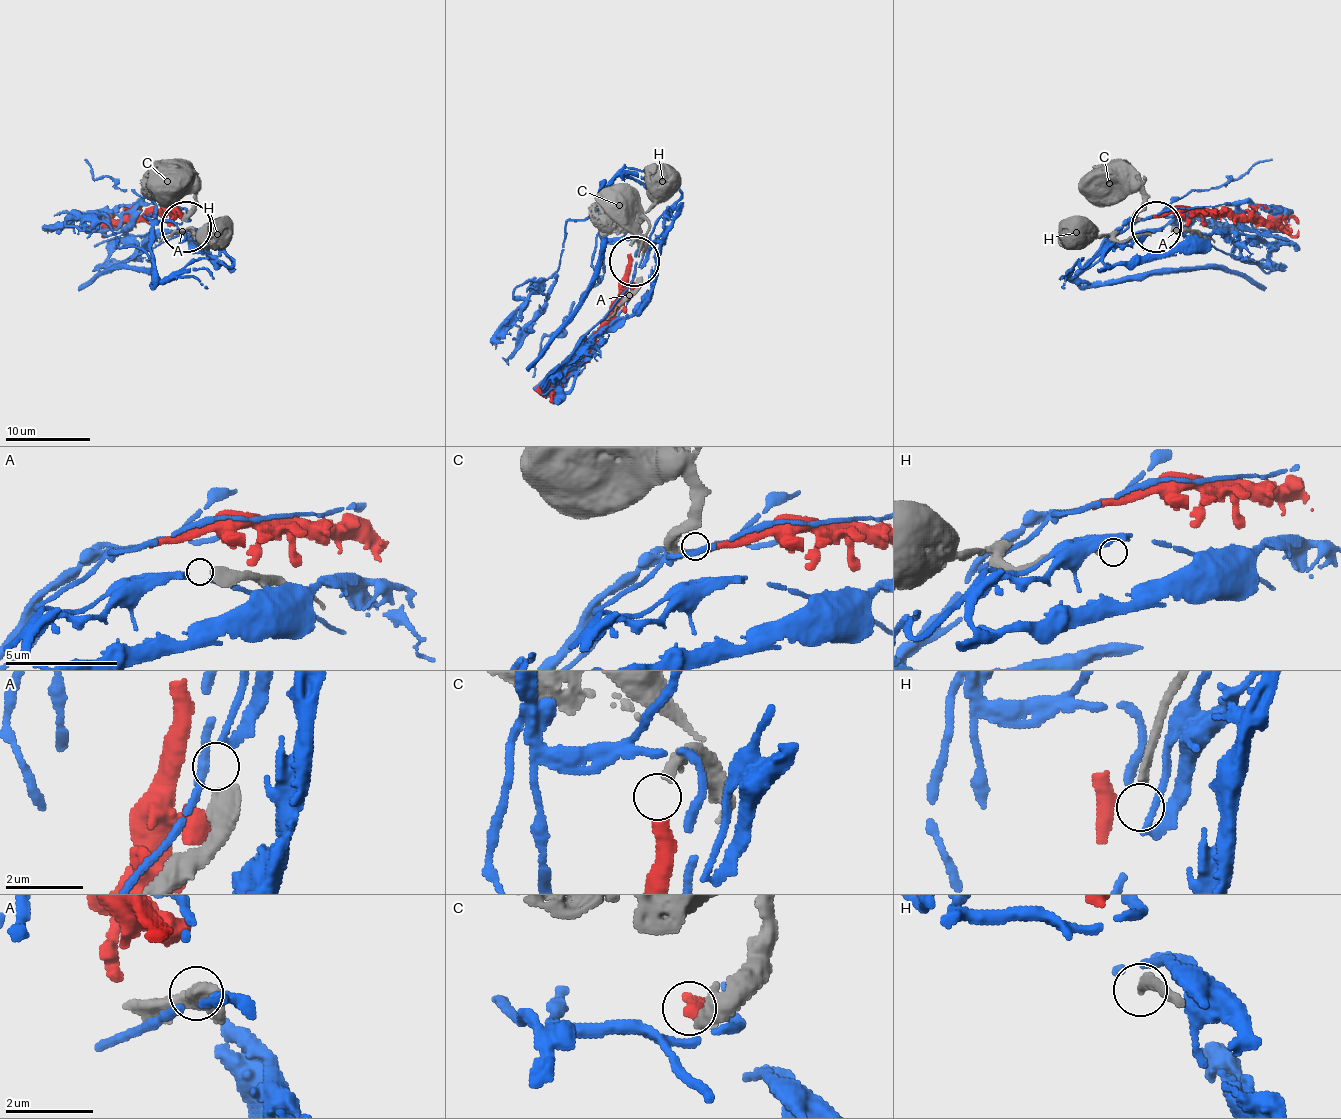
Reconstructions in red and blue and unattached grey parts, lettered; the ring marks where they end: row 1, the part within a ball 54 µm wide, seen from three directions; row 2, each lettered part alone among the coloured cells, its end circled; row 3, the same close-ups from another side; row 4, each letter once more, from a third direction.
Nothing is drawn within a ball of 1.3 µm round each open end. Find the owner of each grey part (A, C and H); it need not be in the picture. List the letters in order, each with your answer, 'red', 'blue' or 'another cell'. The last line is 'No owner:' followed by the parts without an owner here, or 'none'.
A: blue
C: red
H: another cell
No owner: H

